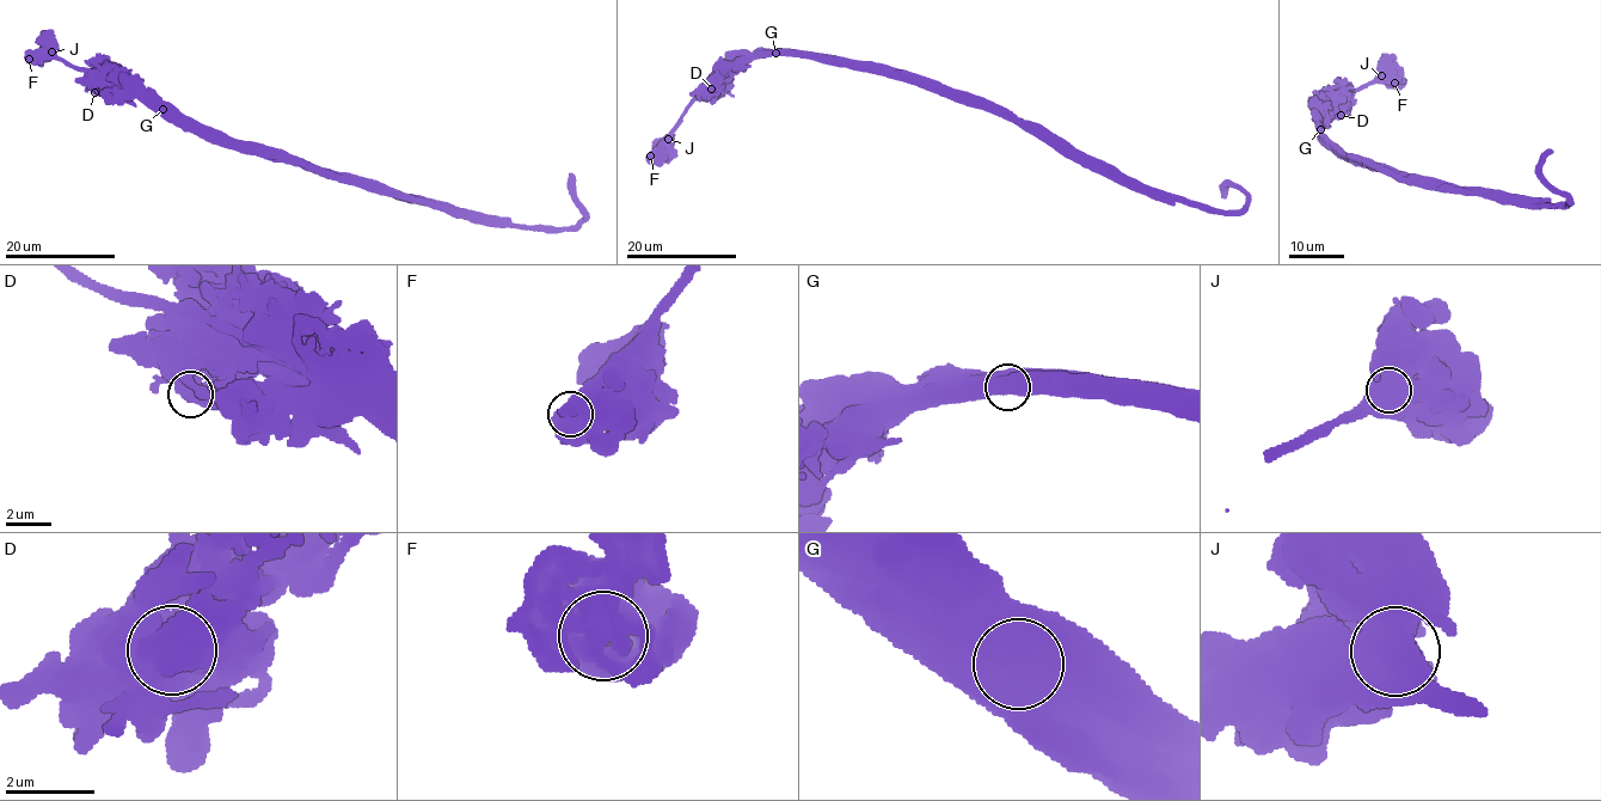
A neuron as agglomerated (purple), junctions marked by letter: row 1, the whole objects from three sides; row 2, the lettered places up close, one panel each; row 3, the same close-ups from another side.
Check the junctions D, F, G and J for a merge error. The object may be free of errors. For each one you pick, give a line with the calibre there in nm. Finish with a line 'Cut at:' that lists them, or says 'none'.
G: 1200 nm thick
Cut at: G

